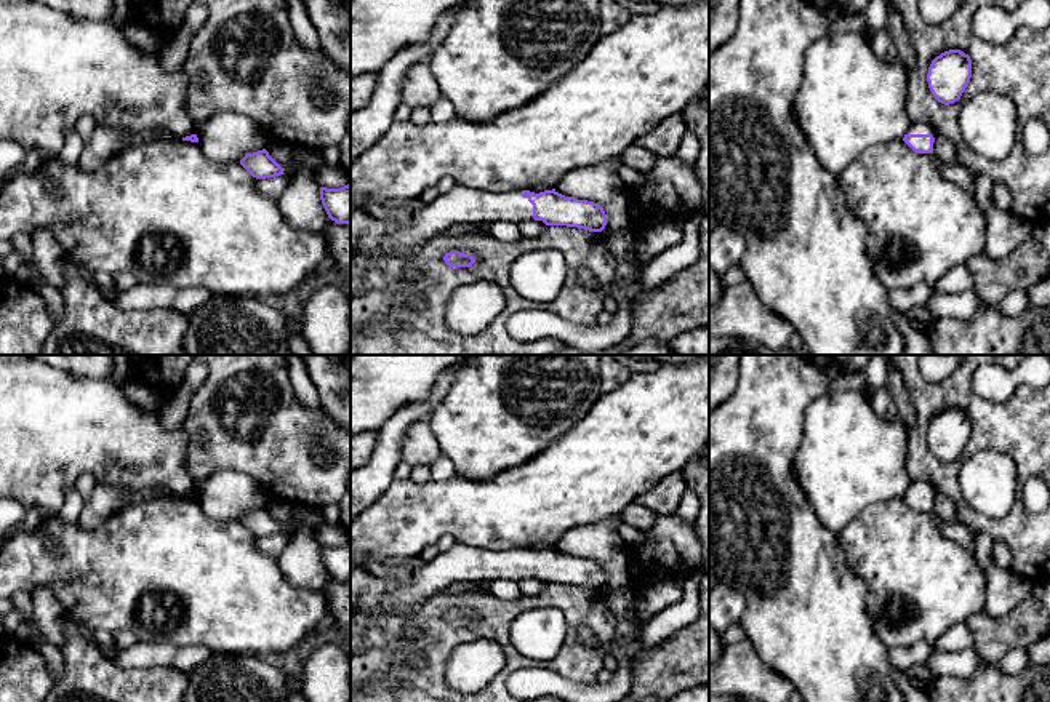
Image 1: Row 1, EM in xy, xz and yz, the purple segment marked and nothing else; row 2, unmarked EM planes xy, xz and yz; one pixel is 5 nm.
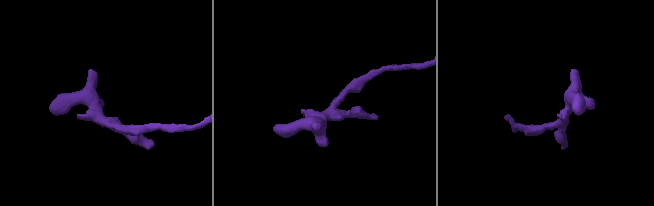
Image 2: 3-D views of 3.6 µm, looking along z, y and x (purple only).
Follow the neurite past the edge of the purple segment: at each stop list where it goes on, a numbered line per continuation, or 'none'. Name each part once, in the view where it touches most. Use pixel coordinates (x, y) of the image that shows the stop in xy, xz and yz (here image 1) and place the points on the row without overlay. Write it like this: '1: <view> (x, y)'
1: xz (461, 563)

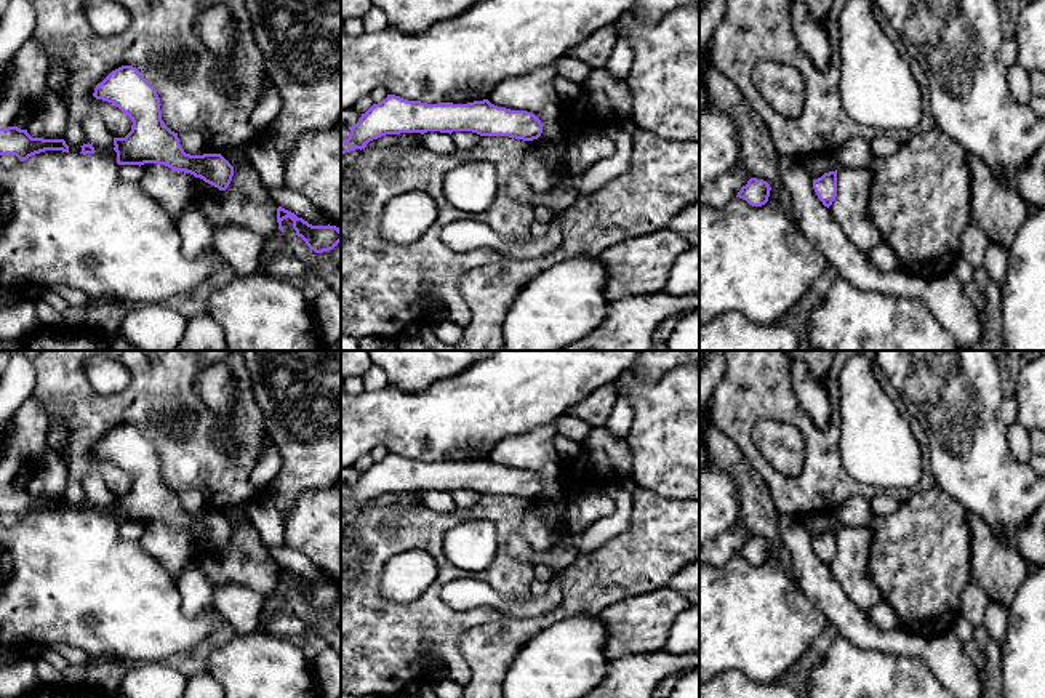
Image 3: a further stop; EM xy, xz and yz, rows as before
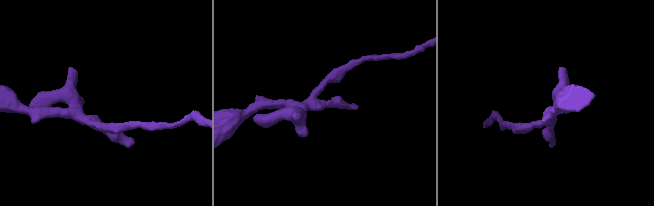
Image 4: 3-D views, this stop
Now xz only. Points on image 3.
none

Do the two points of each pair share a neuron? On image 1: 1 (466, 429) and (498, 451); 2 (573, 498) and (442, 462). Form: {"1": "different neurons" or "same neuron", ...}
{"1": "same neuron", "2": "different neurons"}

